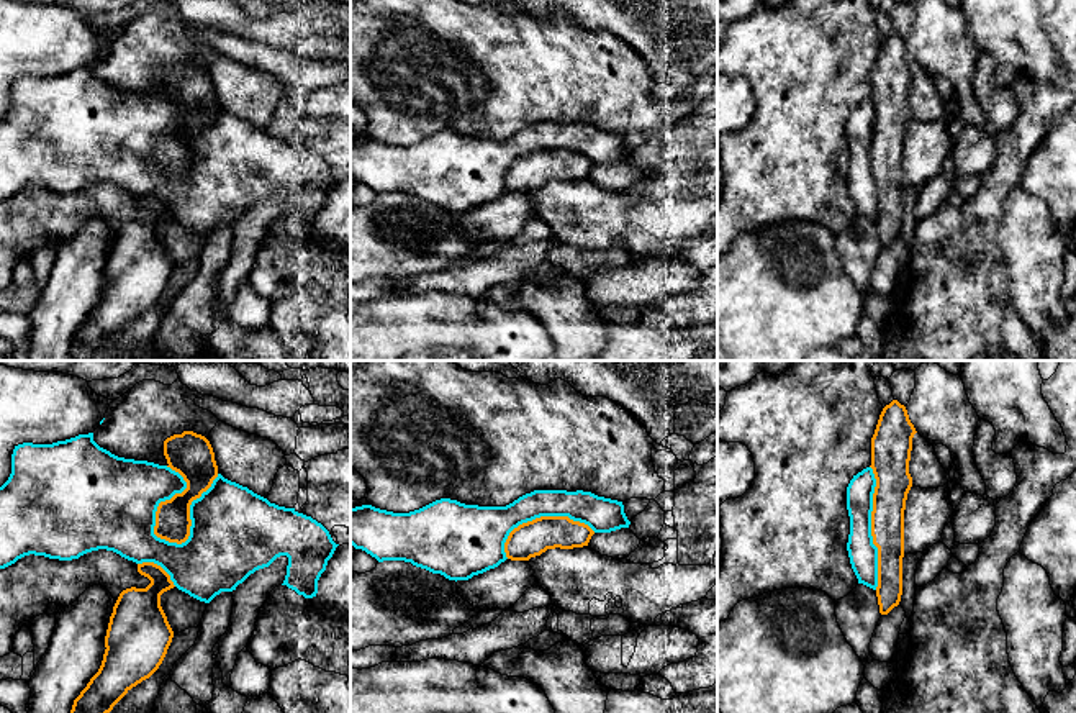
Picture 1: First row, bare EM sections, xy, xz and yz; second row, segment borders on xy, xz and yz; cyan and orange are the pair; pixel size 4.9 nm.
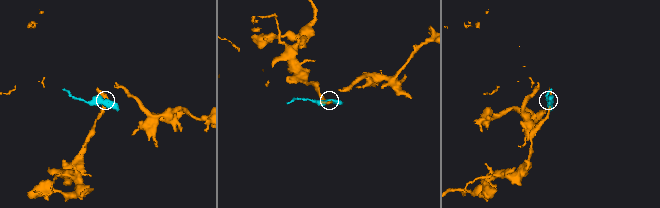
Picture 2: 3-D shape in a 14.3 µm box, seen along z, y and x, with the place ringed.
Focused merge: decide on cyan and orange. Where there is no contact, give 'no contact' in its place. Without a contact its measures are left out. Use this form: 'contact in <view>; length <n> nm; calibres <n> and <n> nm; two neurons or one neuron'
contact in xy; length 440 nm; calibres 420 and 180 nm; two neurons

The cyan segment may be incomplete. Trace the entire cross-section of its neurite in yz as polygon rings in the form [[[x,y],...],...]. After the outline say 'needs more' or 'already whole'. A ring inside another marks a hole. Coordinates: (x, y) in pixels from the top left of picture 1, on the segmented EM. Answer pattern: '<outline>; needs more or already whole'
[[[871,467],[863,469],[847,487],[847,510],[850,534],[847,551],[852,569],[863,584],[873,590],[878,587],[878,547],[871,536],[871,511],[876,479]]]; already whole

